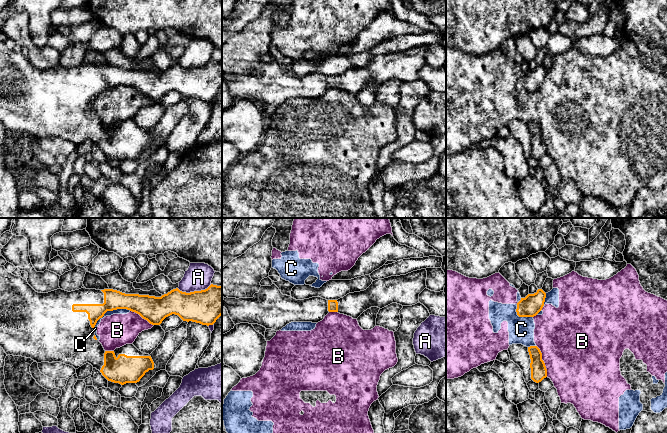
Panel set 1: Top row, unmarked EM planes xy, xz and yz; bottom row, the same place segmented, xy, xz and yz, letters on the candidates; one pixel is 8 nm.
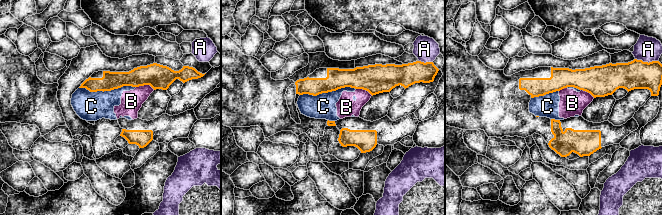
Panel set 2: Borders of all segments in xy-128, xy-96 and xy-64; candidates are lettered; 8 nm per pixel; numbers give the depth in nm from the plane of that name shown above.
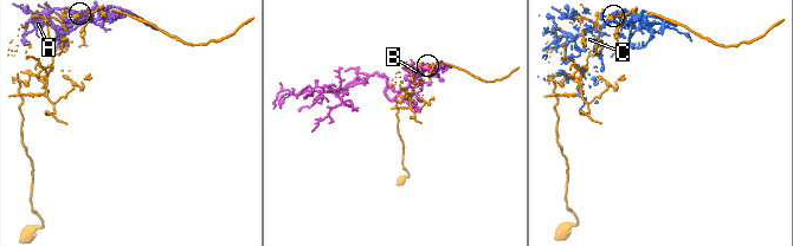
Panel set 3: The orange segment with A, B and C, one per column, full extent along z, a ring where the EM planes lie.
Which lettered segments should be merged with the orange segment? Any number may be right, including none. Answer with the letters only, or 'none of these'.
none of these

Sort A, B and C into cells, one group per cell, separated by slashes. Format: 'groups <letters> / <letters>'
groups A / B C

